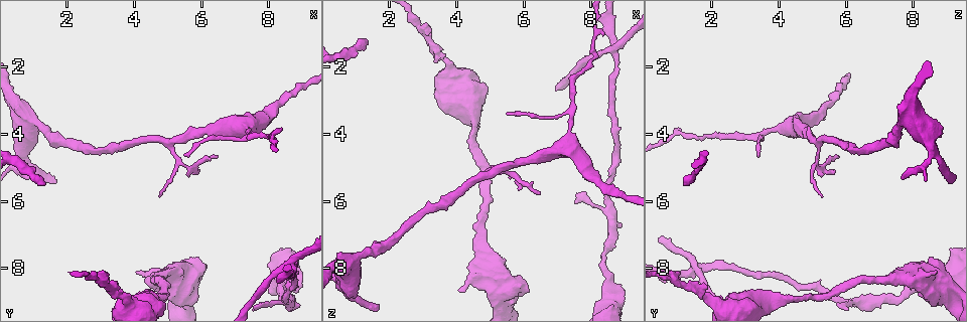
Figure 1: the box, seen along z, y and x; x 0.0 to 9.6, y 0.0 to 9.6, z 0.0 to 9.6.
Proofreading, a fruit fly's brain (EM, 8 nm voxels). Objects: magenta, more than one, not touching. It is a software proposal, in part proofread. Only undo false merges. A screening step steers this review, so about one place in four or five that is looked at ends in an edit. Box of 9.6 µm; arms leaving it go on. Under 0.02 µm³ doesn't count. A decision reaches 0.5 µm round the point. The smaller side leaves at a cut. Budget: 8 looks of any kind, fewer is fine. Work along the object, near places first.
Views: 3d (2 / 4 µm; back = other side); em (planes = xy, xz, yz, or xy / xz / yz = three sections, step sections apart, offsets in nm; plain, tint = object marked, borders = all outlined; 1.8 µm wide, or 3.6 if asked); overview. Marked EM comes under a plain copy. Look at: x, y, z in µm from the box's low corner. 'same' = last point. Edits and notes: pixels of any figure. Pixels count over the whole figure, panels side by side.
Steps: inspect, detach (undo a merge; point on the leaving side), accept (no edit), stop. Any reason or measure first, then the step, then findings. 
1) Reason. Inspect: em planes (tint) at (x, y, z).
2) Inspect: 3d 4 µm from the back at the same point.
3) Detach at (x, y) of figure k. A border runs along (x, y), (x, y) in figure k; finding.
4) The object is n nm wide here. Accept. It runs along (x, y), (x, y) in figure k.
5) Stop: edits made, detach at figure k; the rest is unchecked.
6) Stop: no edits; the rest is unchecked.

Three arms meet. Inspect: 3d 4 µm at (0.70, 4.45, 8.50).

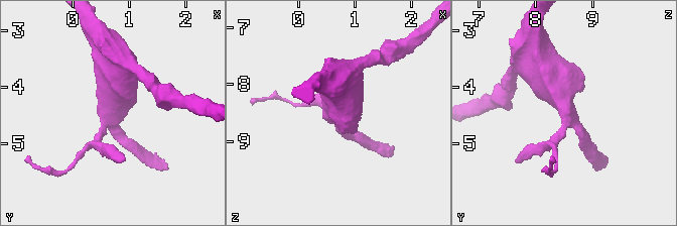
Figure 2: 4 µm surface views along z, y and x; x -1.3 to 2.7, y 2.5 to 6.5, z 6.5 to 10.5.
3 arms meet here; the arms are 170, 200, 650 nm wide; need the tissue. Inspect: em 3.6 µm planes (tint) at (0.75, 4.40, 8.55).

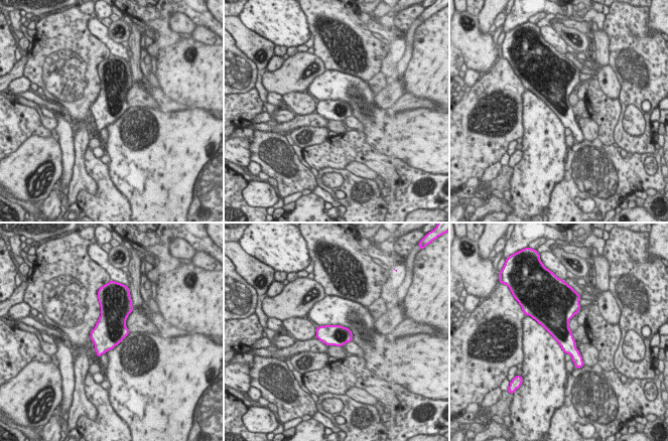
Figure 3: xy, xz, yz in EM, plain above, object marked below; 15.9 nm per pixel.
The object is 340 nm wide here. Accept. Continuous, no second cell.

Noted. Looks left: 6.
Sharp bend. Inspect: em planes (tint) at (5.45, 4.95, 5.10).

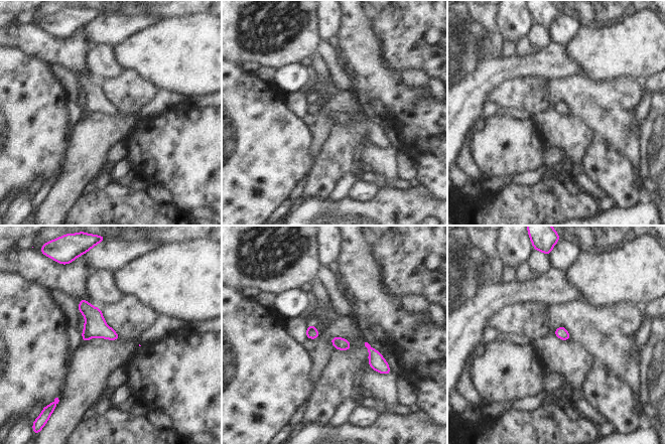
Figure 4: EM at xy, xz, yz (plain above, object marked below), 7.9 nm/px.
The object is 100 nm wide here. Accept. Continuous, no second cell.

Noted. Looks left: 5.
Inspect: 3d 2 µm at (8.60, 8.00, 1.50).

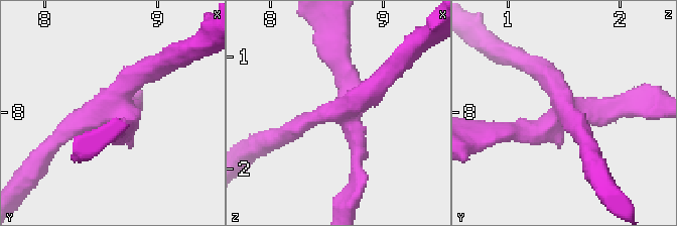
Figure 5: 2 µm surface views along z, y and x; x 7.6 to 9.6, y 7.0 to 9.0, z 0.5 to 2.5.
Need the tissue. Inspect: em planes (tint) at (8.66, 8.00, 1.50).

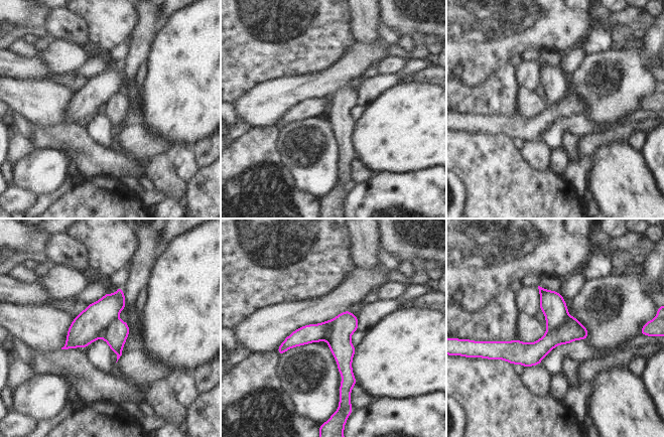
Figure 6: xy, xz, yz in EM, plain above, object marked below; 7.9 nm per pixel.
Detach at (553, 305) of figure 6. A border runs along (568, 315), (556, 327), (547, 327) in figure 6; two cells meet here.

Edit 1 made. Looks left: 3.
Stop: edits made, detach at figure 6; the rest is unchecked.

